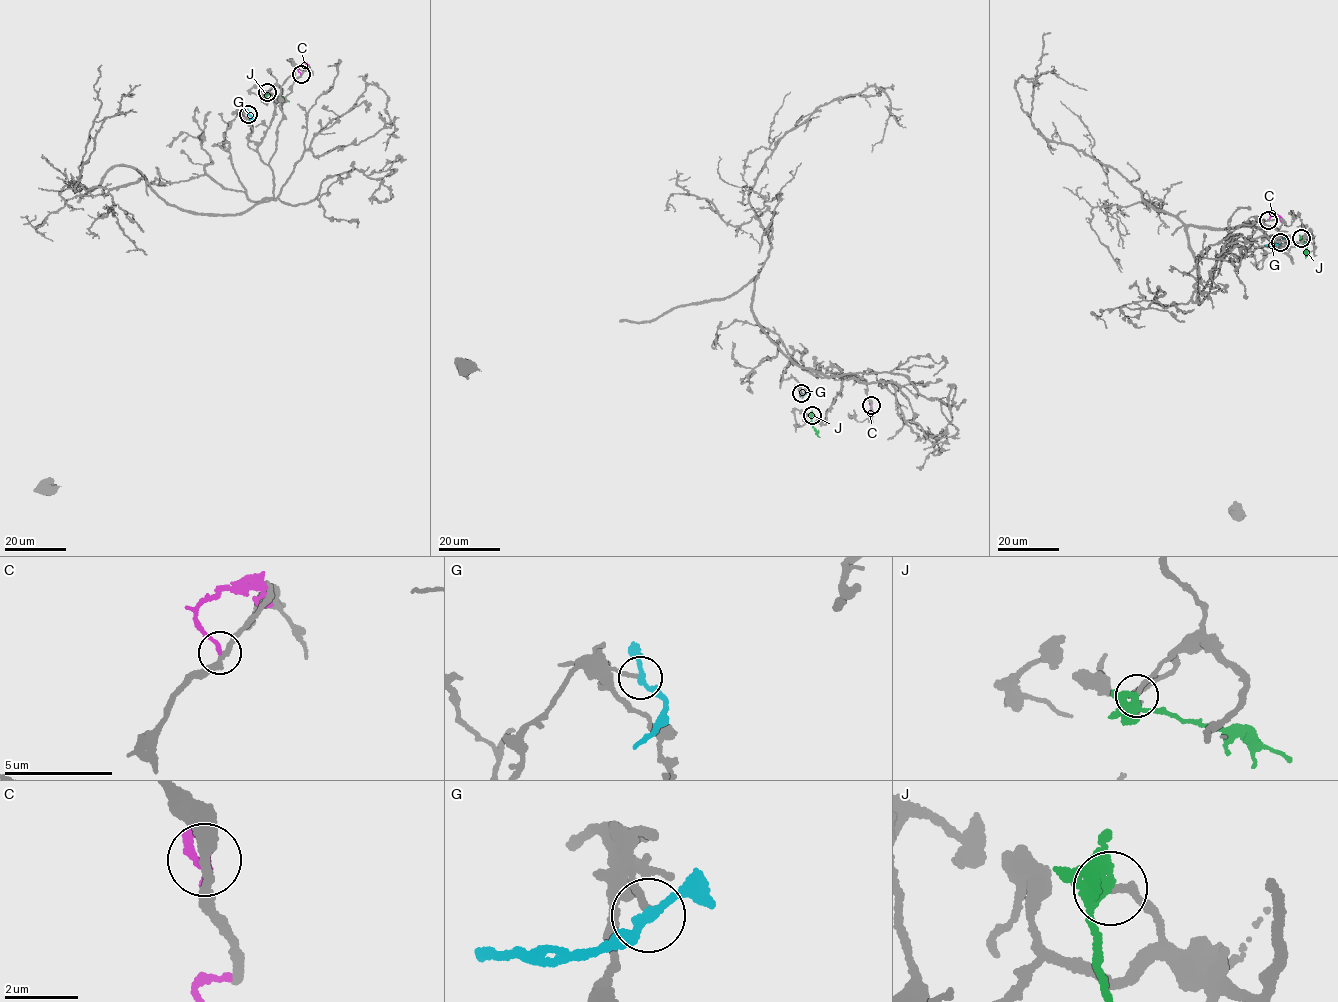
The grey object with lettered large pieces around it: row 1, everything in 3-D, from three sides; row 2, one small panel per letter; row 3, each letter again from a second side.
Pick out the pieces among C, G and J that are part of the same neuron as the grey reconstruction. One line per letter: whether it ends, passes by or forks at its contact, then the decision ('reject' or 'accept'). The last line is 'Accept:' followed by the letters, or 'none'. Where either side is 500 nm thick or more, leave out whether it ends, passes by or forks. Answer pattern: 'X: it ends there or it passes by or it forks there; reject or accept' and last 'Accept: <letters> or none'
C: it ends there; reject
G: it passes by; reject
J: it forks there; accept
Accept: J

